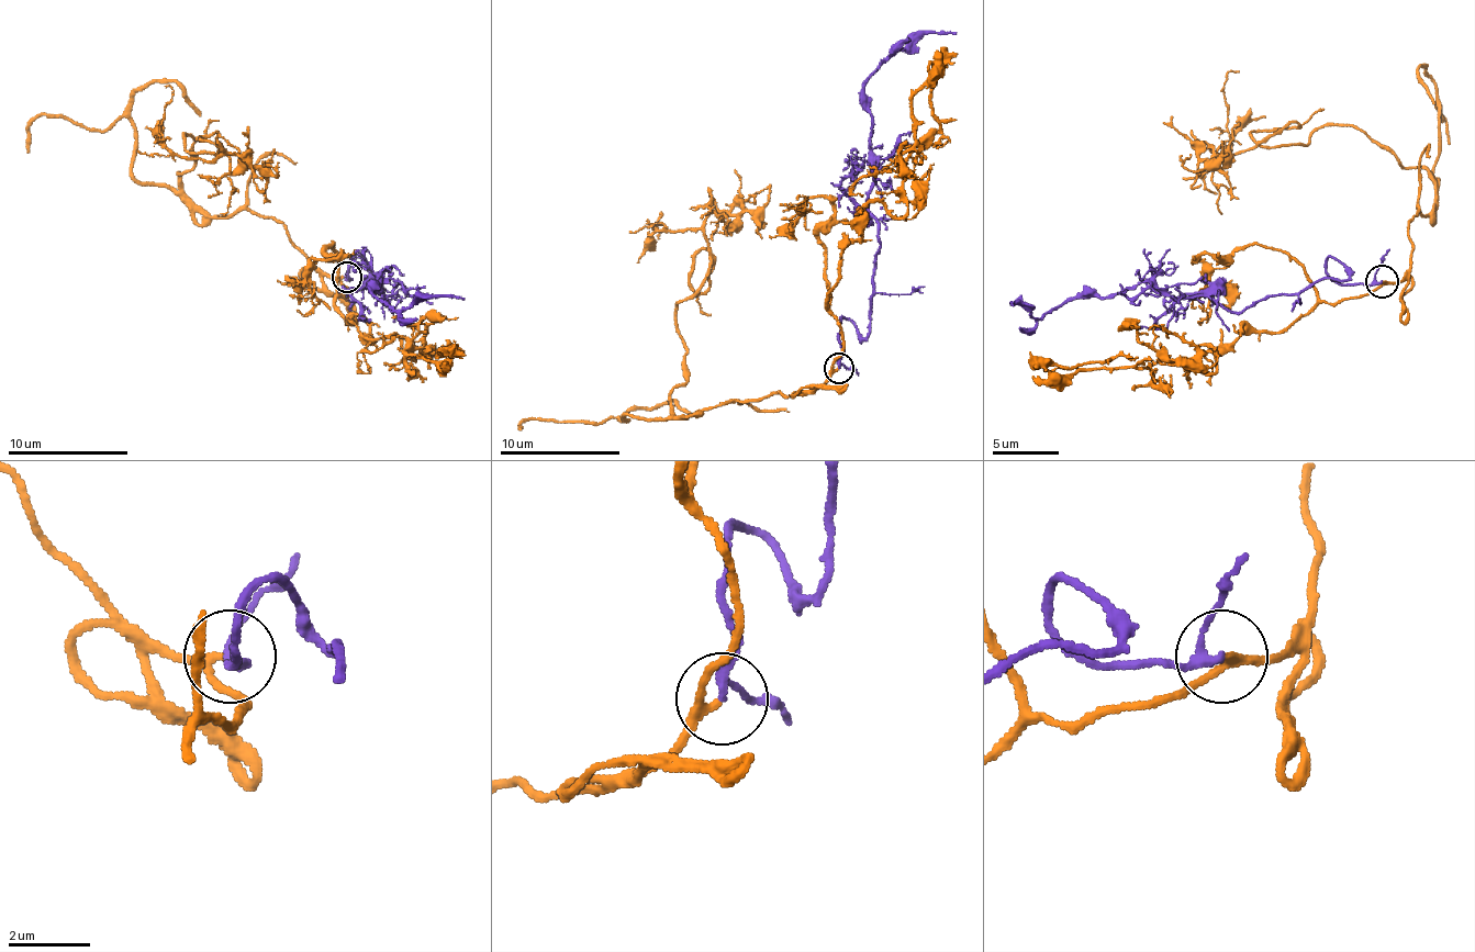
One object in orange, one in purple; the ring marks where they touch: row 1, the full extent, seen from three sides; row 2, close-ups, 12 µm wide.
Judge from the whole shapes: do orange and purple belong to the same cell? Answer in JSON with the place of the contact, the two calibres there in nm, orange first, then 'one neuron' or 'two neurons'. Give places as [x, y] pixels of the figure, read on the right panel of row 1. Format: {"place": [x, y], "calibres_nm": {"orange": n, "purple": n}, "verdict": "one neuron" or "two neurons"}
{"place": [1382, 281], "calibres_nm": {"orange": 190, "purple": 160}, "verdict": "one neuron"}

